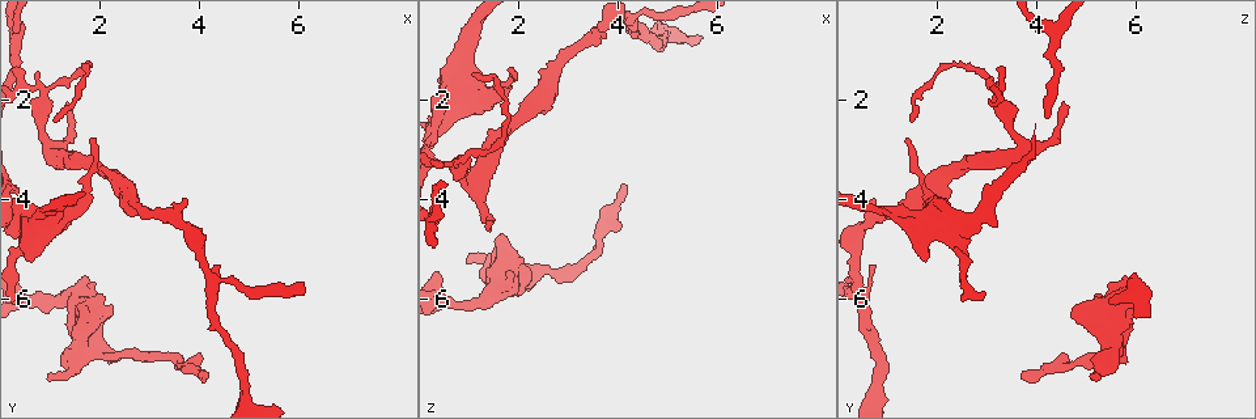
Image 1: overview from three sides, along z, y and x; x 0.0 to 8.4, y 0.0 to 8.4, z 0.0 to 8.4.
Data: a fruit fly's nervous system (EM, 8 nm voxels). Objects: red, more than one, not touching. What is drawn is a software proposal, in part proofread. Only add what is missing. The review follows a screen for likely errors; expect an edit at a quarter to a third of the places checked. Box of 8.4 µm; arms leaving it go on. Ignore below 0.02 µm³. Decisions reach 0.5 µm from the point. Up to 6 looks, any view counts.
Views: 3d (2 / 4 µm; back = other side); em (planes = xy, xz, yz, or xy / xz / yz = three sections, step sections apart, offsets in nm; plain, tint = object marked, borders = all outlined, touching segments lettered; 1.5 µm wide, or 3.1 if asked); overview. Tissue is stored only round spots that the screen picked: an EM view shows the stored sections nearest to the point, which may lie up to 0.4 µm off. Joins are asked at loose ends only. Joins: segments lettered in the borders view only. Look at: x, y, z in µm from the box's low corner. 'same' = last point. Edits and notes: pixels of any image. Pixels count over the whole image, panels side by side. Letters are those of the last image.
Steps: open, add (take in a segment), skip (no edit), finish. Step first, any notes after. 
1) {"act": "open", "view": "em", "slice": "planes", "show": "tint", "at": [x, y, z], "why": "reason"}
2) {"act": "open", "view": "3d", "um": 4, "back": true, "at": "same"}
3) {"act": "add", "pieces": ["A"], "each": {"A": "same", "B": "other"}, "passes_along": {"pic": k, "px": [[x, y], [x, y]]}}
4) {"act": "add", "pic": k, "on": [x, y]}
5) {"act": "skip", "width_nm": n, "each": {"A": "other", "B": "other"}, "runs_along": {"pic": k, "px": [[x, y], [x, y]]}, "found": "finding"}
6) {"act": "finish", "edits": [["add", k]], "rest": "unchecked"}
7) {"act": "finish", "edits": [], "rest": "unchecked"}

{"act": "open", "view": "em", "slice": "planes", "show": "borders", "at": [1.40, 2.00, 4.50], "why": "free end"}

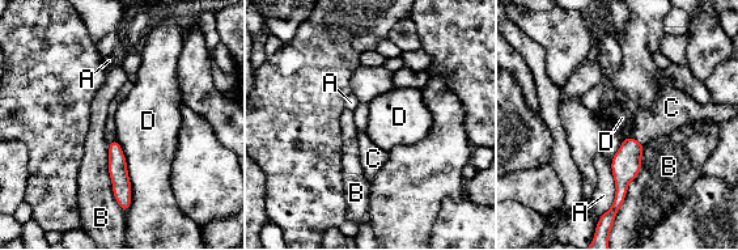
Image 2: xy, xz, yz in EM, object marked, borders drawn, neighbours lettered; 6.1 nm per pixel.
{"act": "add", "pic": 2, "on": [667, 114], "each": {"A": "other", "B": "other", "C": "same", "D": "other"}, "passes_along": {"pic": 2, "px": [[626, 164], [637, 142], [667, 114]]}, "found": "it goes on there"}

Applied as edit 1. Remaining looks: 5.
{"act": "open", "view": "em", "slice": "xz", "step": 8, "show": "tint", "at": [0.75, 5.25, 1.80], "why": "branch stops here"}

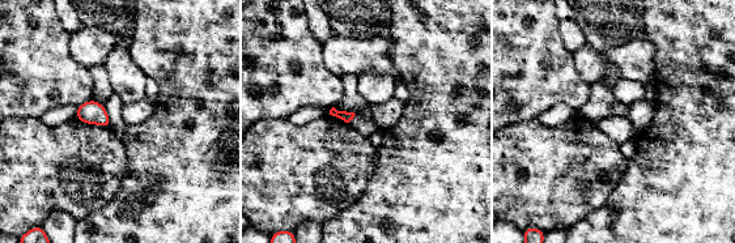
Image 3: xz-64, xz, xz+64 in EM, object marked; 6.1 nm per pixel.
{"act": "open", "view": "em", "slice": "xz", "step": 8, "show": "borders", "at": "same"}

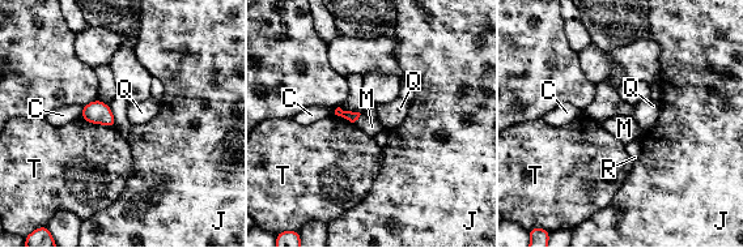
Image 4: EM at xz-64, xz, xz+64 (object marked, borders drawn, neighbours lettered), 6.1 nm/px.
{"act": "skip", "each": {"C": "other", "J": "other", "M": "other", "Q": "other", "R": "other", "T": "other"}, "found": "none of them fits"}

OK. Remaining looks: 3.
{"act": "open", "view": "3d", "um": 2, "at": [1.05, 7.65, 5.05], "why": "branch stops here"}

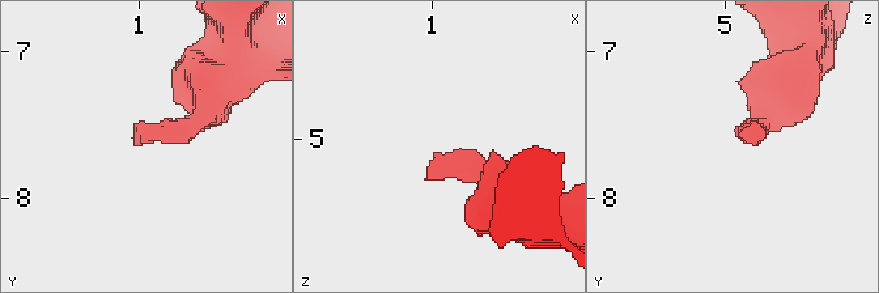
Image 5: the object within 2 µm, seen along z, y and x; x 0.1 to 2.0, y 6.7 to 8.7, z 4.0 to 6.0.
{"act": "open", "view": "em", "slice": "planes", "show": "borders", "at": [1.02, 7.62, 5.12], "why": "shape alone is not enough"}

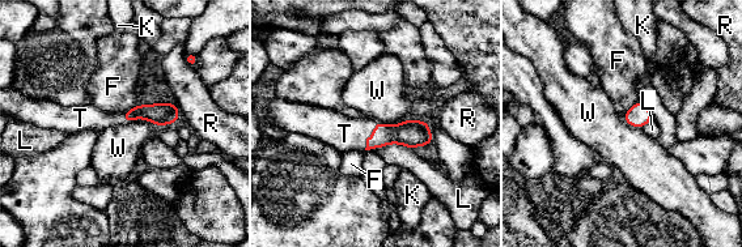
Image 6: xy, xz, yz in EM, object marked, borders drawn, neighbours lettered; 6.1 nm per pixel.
{"act": "add", "pic": 6, "on": [344, 133], "each": {"F": "other", "K": "other", "L": "other", "R": "other", "T": "same", "W": "other"}, "passes_along": {"pic": 6, "px": [[410, 133], [369, 136], [344, 133]]}, "found": "the cell continues"}

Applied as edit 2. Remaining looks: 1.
{"act": "finish", "edits": [["add", 2], ["add", 6]], "rest": "unchecked"}

